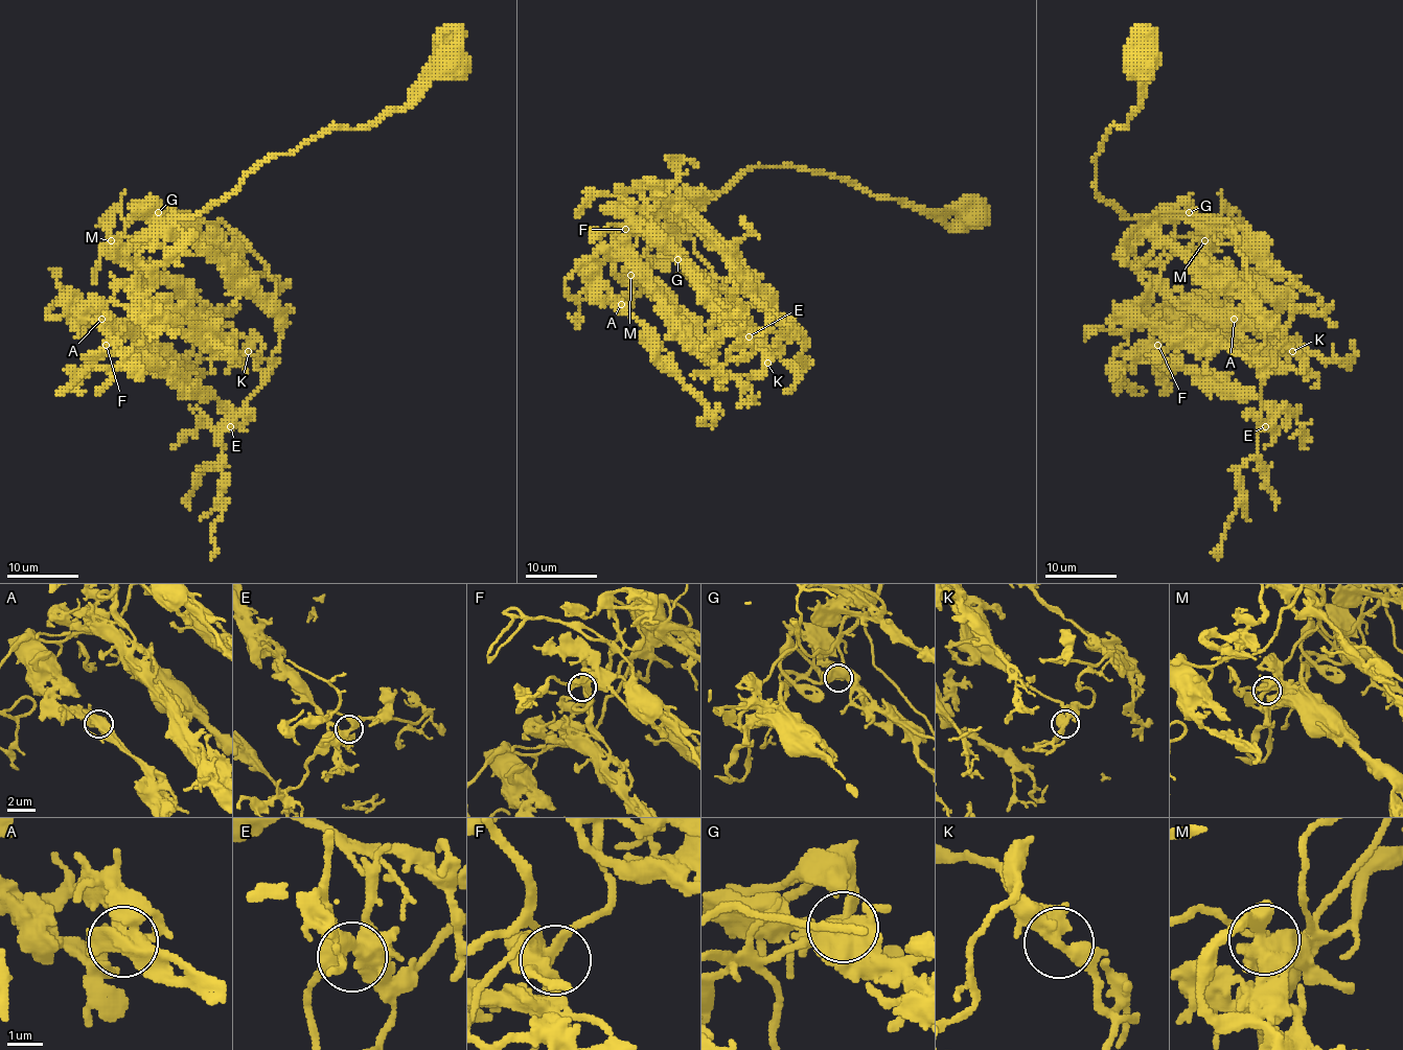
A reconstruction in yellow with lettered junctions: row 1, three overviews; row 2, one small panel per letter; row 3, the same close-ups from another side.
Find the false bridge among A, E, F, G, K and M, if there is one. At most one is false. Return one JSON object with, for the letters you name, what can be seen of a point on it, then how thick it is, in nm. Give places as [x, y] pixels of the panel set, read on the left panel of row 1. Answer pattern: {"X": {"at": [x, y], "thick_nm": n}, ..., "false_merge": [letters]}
{"false_merge": []}

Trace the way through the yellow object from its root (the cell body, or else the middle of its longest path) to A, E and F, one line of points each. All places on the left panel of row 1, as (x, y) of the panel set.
A: (456, 65), (176, 217), (181, 241), (130, 309), (81, 301), (102, 319)
E: (456, 65), (368, 124), (270, 155), (198, 214), (173, 209), (235, 231), (277, 286), (280, 347), (230, 426)
F: (456, 65), (368, 124), (328, 126), (270, 155), (232, 192), (176, 217), (181, 241), (106, 345)

